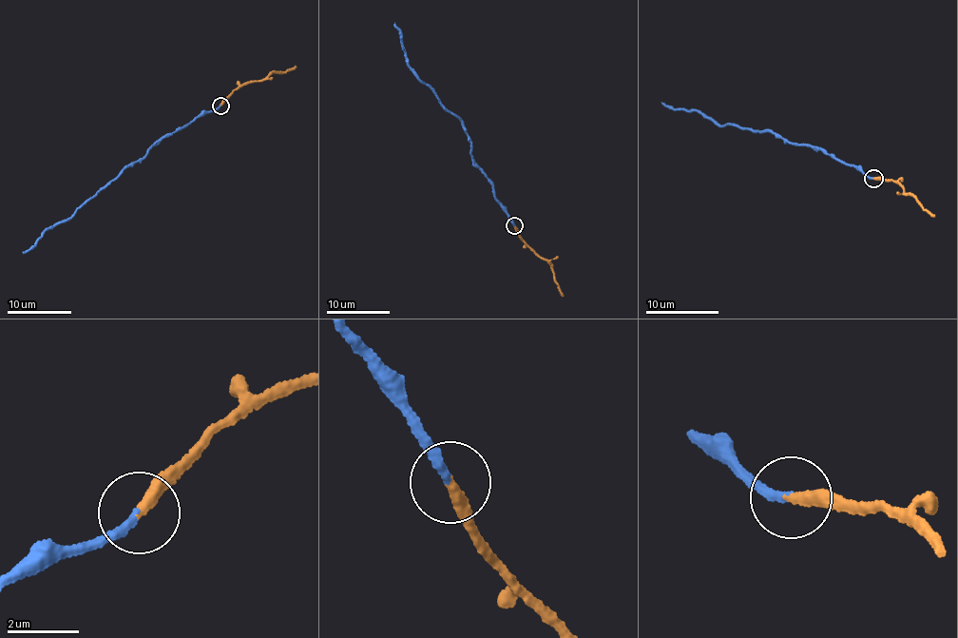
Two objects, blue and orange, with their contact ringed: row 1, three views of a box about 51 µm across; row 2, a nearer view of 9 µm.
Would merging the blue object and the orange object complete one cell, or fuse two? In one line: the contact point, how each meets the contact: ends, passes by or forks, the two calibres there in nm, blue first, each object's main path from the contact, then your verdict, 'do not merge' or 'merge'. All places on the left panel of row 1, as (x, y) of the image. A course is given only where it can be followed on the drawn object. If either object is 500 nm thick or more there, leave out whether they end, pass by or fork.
place (220, 106); blue ends; orange ends; calibres 240 and 320 nm; course blue (220, 106), (155, 143), (140, 160), (125, 167), (69, 219), (45, 231), (32, 248), (23, 253); course orange (220, 106), (238, 88), (296, 65); do not merge

